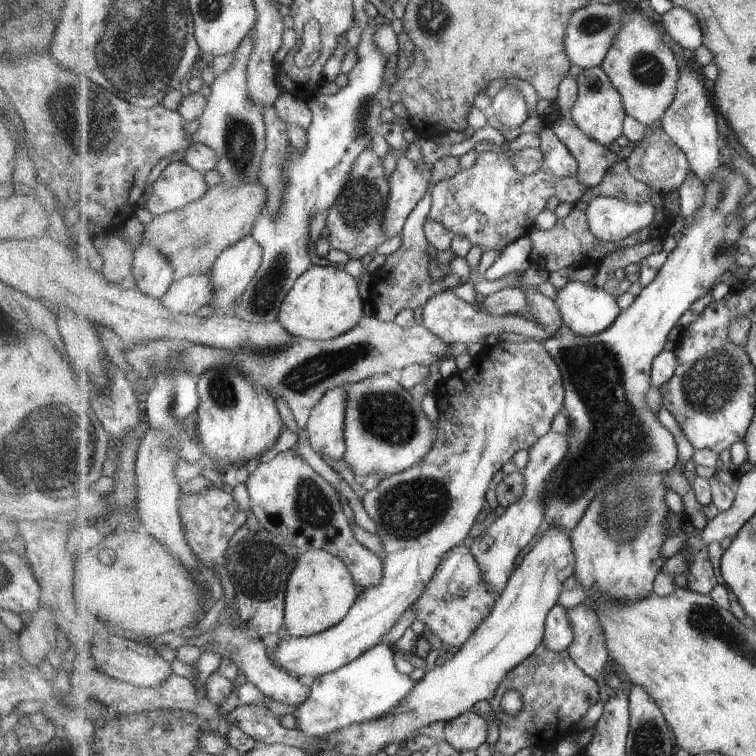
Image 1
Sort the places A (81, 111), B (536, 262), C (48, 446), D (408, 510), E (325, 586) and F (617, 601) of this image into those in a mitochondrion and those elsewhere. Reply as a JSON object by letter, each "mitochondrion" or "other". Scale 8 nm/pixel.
{"A":"mitochondrion","B":"other","C":"mitochondrion","D":"mitochondrion","E":"other","F":"other"}

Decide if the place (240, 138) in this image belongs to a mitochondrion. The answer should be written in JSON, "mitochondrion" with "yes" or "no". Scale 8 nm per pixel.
{"mitochondrion":"yes"}

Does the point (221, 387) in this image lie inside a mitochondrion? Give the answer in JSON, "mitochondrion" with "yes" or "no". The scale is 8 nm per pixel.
{"mitochondrion":"yes"}

